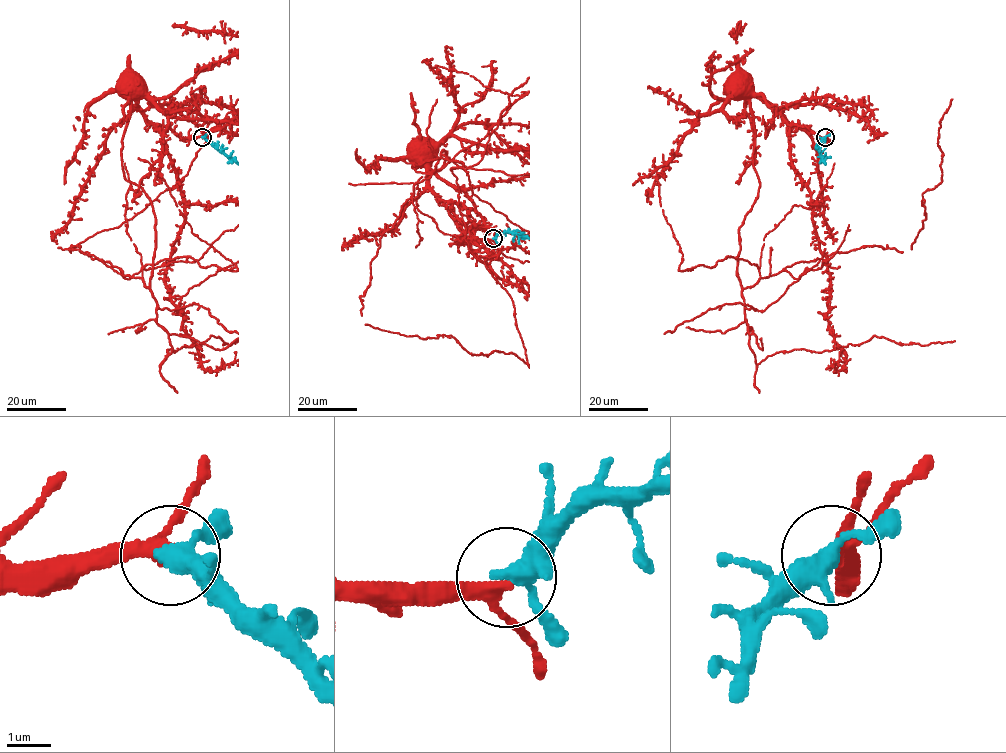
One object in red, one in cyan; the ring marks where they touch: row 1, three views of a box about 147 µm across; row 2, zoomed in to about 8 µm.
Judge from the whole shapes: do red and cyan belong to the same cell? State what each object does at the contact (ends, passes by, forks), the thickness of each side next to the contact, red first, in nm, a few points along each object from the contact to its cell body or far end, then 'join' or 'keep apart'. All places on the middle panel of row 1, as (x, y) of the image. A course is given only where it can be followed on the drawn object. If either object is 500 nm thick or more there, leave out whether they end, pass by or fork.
red passes by; cyan forks; calibres 280 and 300 nm; course red (493, 239), (477, 239), (443, 203), (429, 186), (428, 162), (418, 152); course cyan (493, 238), (499, 234), (515, 232), (529, 239); join

